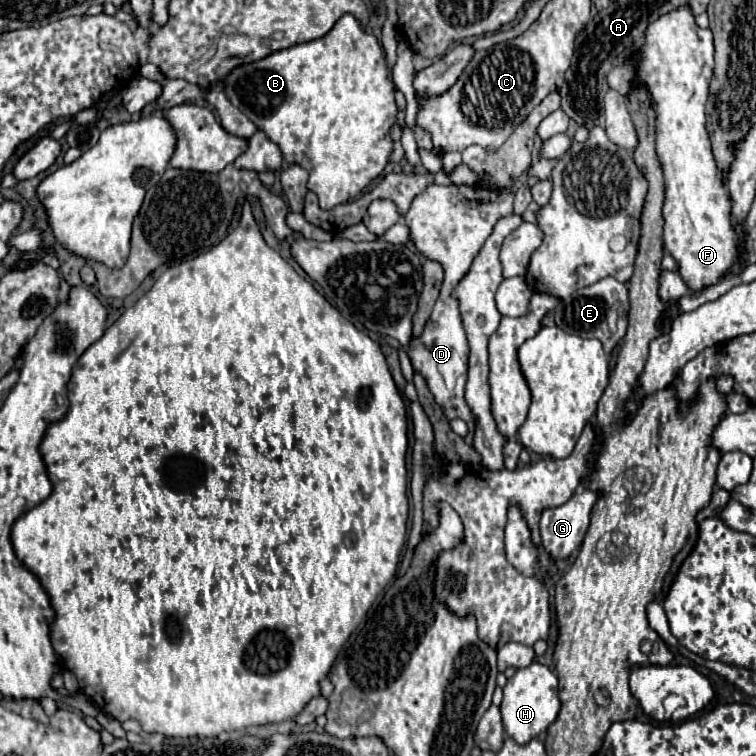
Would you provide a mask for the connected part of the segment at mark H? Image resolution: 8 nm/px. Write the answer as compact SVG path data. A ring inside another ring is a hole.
M534 662L526 668L518 668L512 678L508 678L504 686L504 698L500 704L502 712L502 724L510 738L514 738L518 744L526 744L532 738L536 738L540 732L544 732L558 716L560 710L560 698L558 698L558 680L550 672L548 666Z

